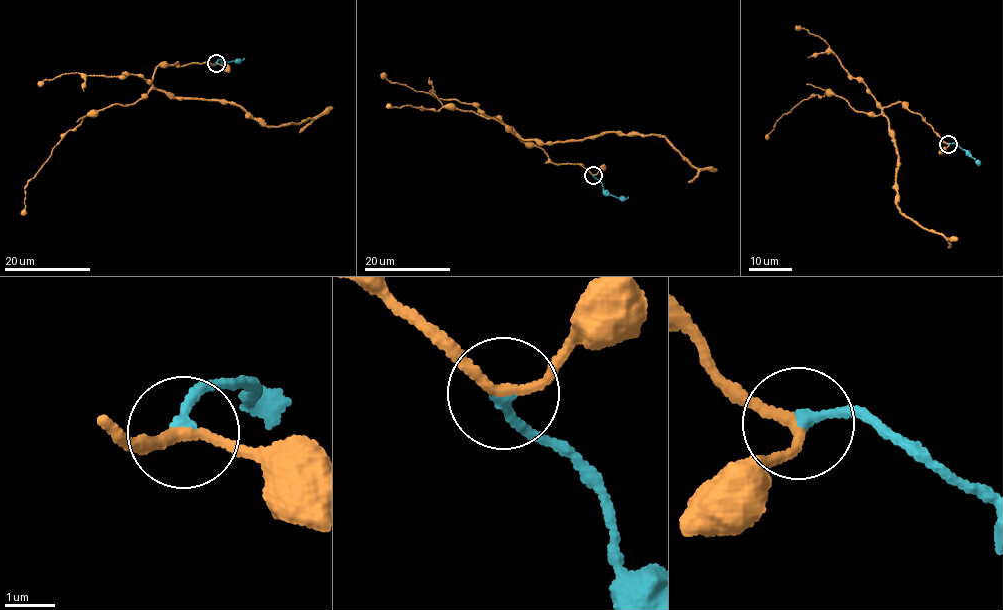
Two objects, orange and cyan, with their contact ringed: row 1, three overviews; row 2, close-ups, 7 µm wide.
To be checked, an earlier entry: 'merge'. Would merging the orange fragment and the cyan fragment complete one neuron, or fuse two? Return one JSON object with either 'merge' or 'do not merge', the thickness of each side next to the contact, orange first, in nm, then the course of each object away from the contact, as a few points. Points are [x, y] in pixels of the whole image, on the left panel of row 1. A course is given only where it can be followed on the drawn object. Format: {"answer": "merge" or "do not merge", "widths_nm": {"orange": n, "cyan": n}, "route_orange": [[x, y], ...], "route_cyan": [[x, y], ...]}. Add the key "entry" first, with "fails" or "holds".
{"entry": "holds", "answer": "merge", "widths_nm": {"orange": 180, "cyan": 260}, "route_orange": [[217, 63], [159, 65], [152, 84], [175, 97], [225, 99], [266, 126], [298, 123], [327, 114], [333, 107]], "route_cyan": [[217, 63], [220, 59], [227, 62], [244, 58]]}

